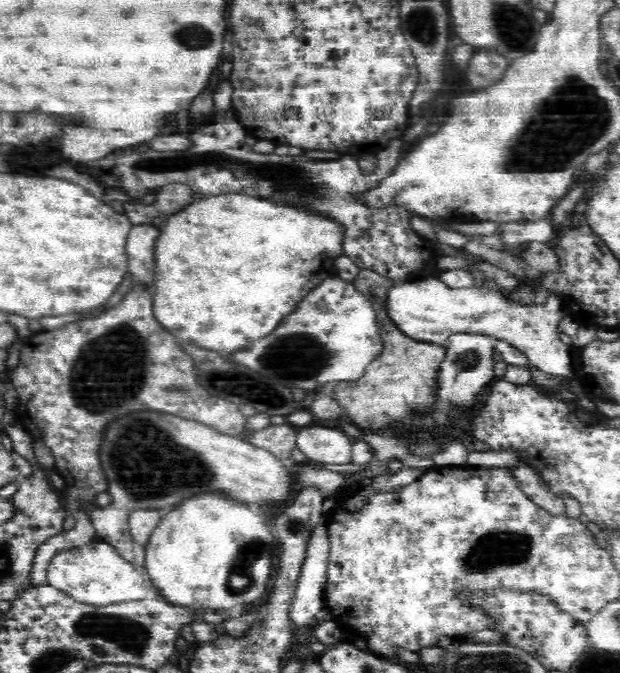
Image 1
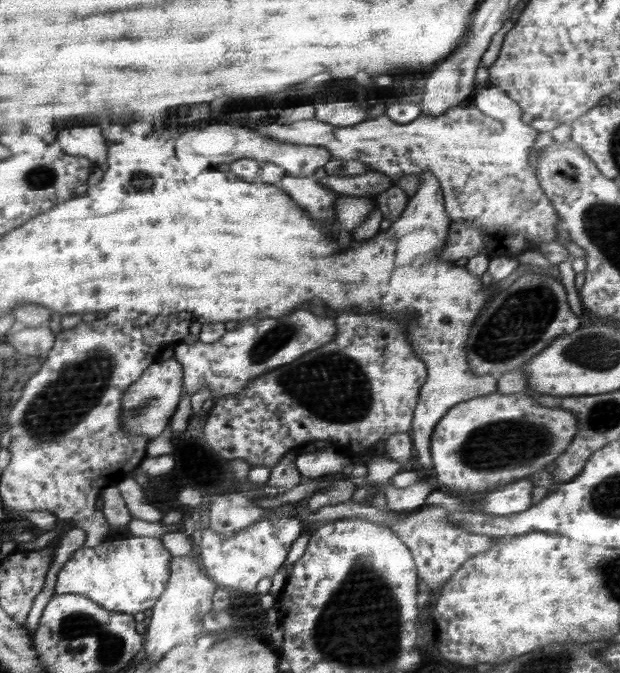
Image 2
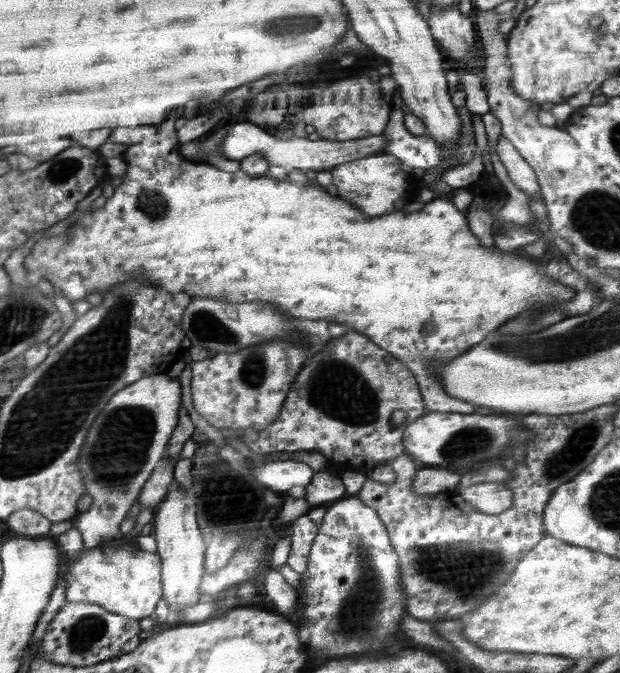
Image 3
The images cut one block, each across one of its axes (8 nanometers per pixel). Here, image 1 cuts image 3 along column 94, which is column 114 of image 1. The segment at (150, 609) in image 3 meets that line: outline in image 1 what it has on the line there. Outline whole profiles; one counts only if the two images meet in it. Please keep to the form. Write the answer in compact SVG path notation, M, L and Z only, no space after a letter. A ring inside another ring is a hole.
M104 541L60 551L47 566L46 576L48 584L67 592L80 602L94 605L143 601L148 590L144 572L138 572L136 566L124 561L120 553Z

